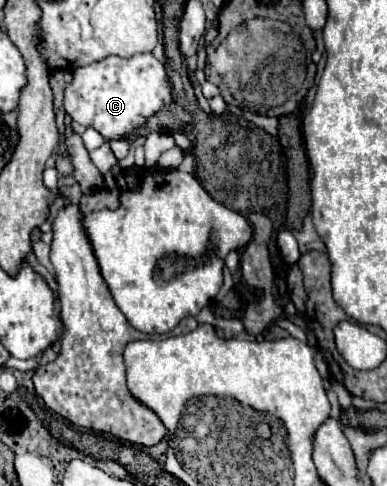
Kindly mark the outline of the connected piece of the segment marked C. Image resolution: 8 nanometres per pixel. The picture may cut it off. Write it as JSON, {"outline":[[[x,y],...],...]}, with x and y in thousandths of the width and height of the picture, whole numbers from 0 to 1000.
{"outline":[[[346,111],[341,119],[274,115],[243,132],[191,144],[186,169],[165,185],[171,235],[212,255],[253,267],[274,288],[310,288],[351,276],[388,239],[444,210],[444,177],[424,132],[398,111]]]}

